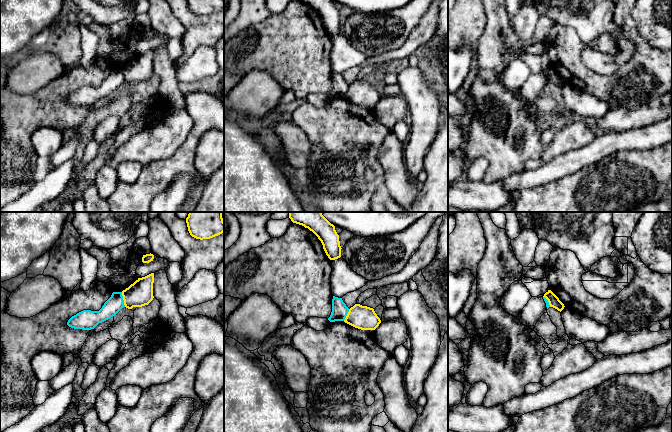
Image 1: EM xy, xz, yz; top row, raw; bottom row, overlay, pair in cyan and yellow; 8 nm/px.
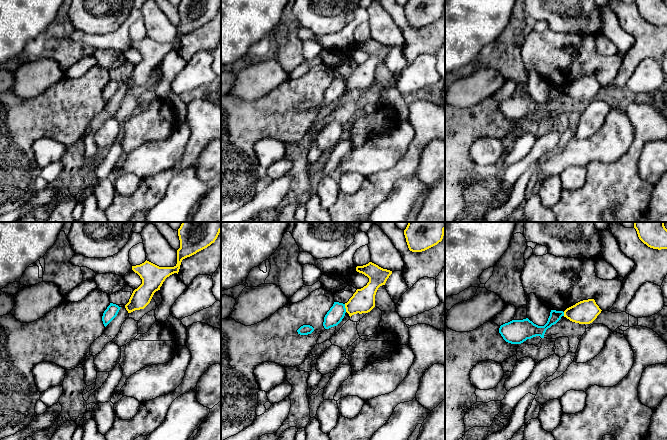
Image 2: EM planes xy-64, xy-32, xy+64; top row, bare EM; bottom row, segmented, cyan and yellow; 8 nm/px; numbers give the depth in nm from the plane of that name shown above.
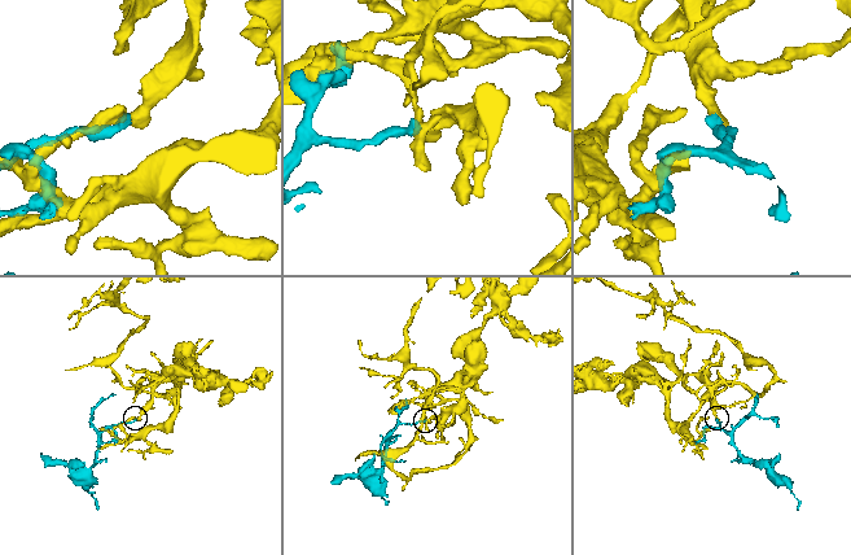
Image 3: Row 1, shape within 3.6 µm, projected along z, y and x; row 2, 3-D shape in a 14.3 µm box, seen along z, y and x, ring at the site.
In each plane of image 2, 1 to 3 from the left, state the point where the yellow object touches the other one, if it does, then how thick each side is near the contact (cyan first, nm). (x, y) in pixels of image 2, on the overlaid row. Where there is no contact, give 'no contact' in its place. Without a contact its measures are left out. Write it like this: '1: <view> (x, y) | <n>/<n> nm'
1: no contact
2: xy-32 (345, 308) | 140/190 nm
3: xy+64 (563, 314) | 90/190 nm

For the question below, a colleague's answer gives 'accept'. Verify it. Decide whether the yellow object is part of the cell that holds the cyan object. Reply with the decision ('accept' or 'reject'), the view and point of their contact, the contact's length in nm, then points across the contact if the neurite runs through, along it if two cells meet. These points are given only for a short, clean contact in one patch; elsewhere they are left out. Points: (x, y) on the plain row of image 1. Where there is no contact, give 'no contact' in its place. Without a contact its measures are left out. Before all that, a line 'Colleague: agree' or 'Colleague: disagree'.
Colleague: disagree
reject | xy (122, 75) | 120 nm

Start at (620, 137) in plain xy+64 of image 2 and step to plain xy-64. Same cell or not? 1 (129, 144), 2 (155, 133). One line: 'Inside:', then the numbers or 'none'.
Inside: none

